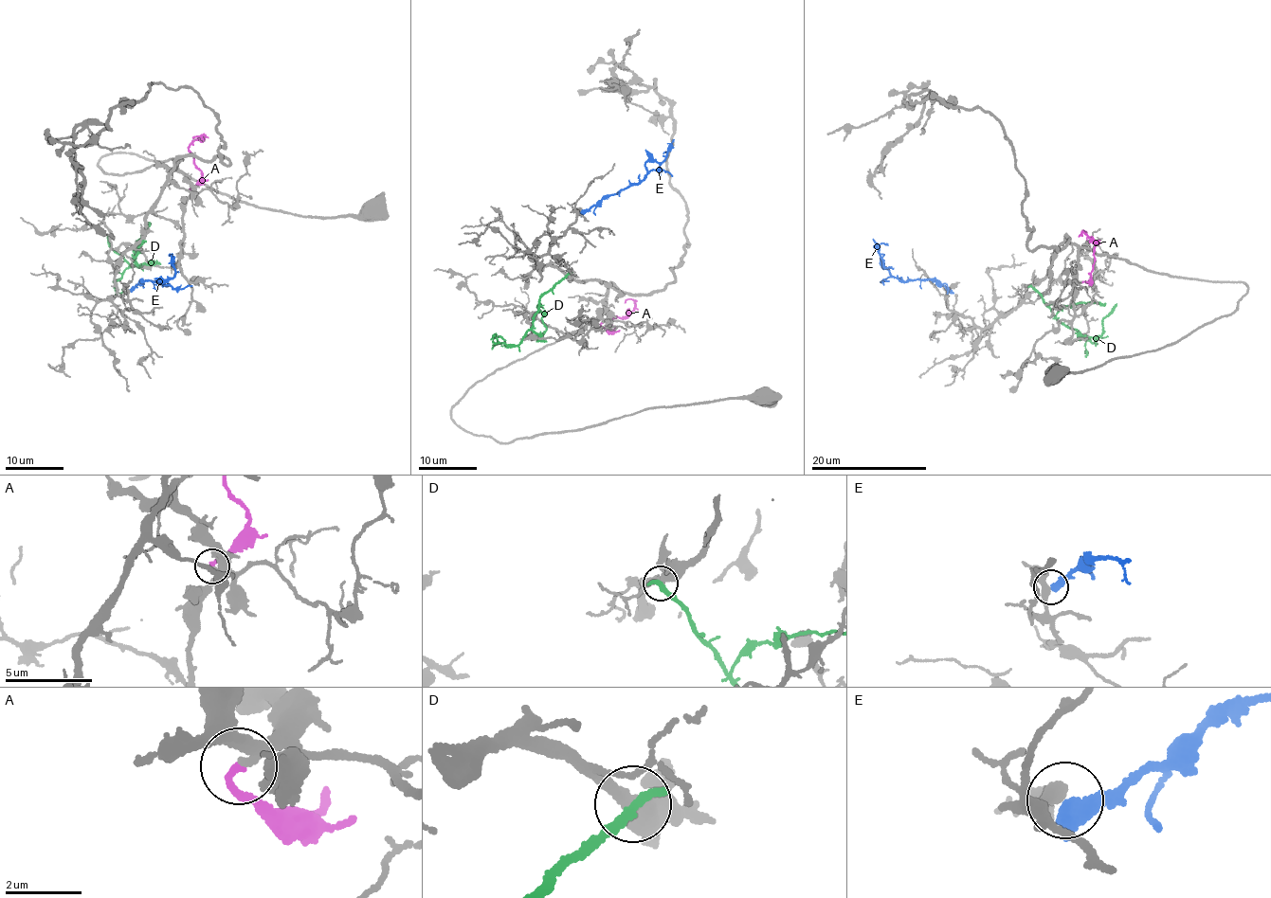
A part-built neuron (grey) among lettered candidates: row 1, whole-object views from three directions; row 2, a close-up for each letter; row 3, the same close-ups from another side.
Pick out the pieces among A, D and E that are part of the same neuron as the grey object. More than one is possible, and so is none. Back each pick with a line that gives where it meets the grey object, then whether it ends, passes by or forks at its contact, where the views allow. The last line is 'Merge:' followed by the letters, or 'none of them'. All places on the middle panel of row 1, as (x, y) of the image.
A: (602, 322) | it ends
Merge: A

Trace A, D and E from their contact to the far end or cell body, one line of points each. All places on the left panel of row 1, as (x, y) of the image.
A: (190, 190), (202, 175), (194, 163), (190, 145), (204, 135), (192, 138)
D: (142, 241), (133, 260), (141, 265), (130, 266), (115, 282), (114, 290), (119, 292), (121, 289)
E: (130, 291), (147, 280), (167, 286), (161, 283), (174, 277), (172, 256), (169, 255)

